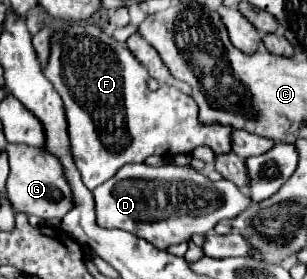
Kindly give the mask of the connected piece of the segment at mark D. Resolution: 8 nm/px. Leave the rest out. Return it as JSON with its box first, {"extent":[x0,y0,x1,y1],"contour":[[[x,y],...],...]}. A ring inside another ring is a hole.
{"extent":[94,164,252,250],"contour":[[[126,164],[106,184],[94,190],[96,220],[102,228],[120,228],[148,240],[158,250],[188,242],[194,234],[210,232],[220,220],[232,220],[244,212],[252,200],[240,190],[198,190],[194,176],[178,172],[176,164],[158,168],[146,164]]]}

